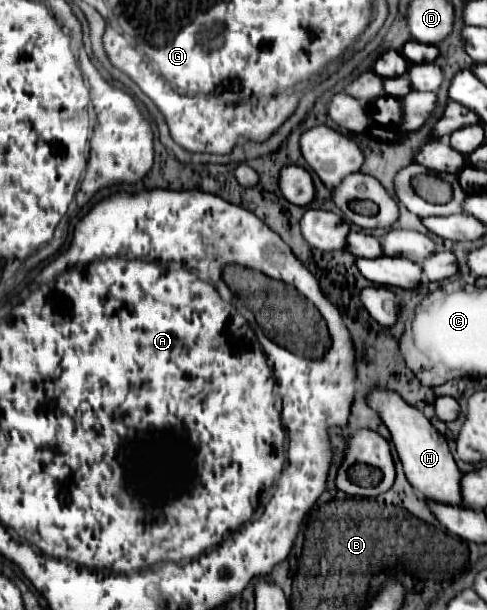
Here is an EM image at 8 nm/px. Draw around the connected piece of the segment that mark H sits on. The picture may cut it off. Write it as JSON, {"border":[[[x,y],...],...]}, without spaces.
{"border":[[[372,391],[368,401],[370,401],[370,407],[380,413],[382,421],[390,429],[392,443],[396,445],[400,461],[404,463],[404,471],[410,485],[424,499],[432,499],[434,503],[450,503],[452,507],[468,507],[464,499],[460,499],[462,473],[450,453],[448,441],[438,433],[438,429],[420,411],[404,403],[404,399],[400,399],[400,395],[394,395],[392,391]]]}

